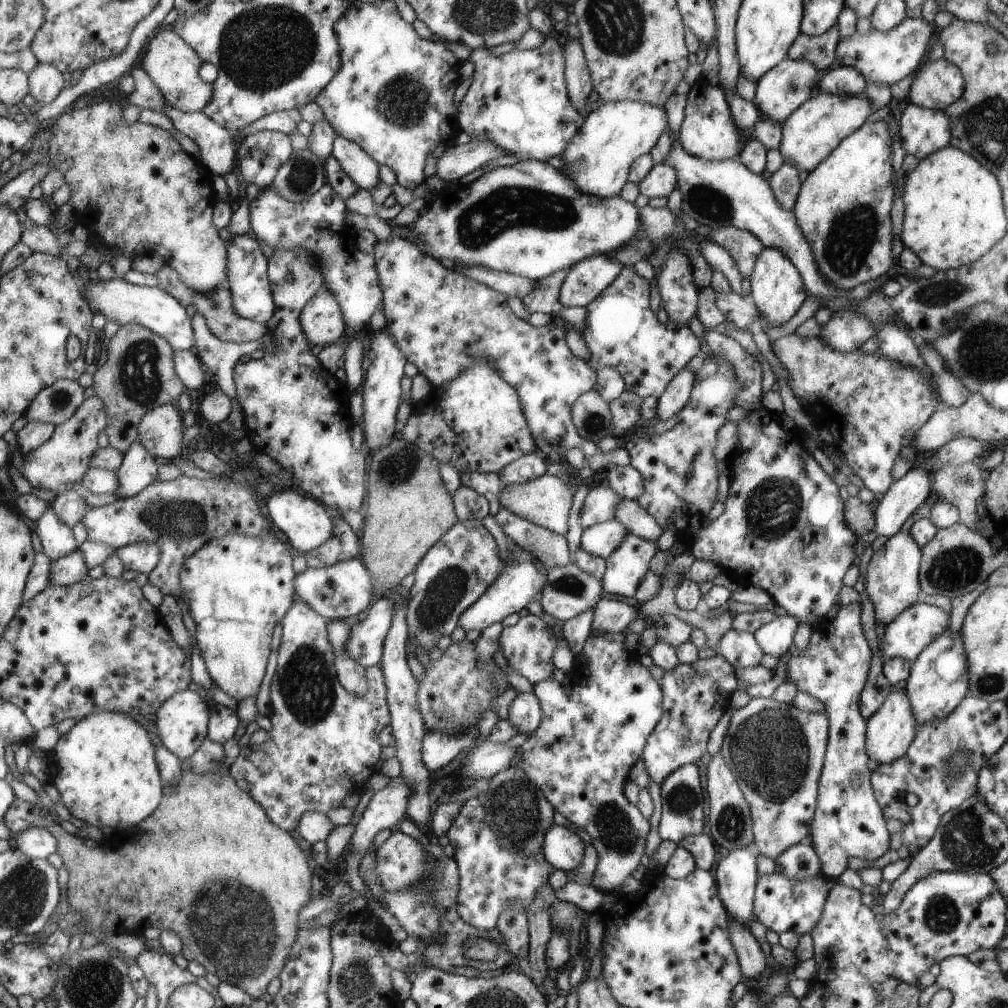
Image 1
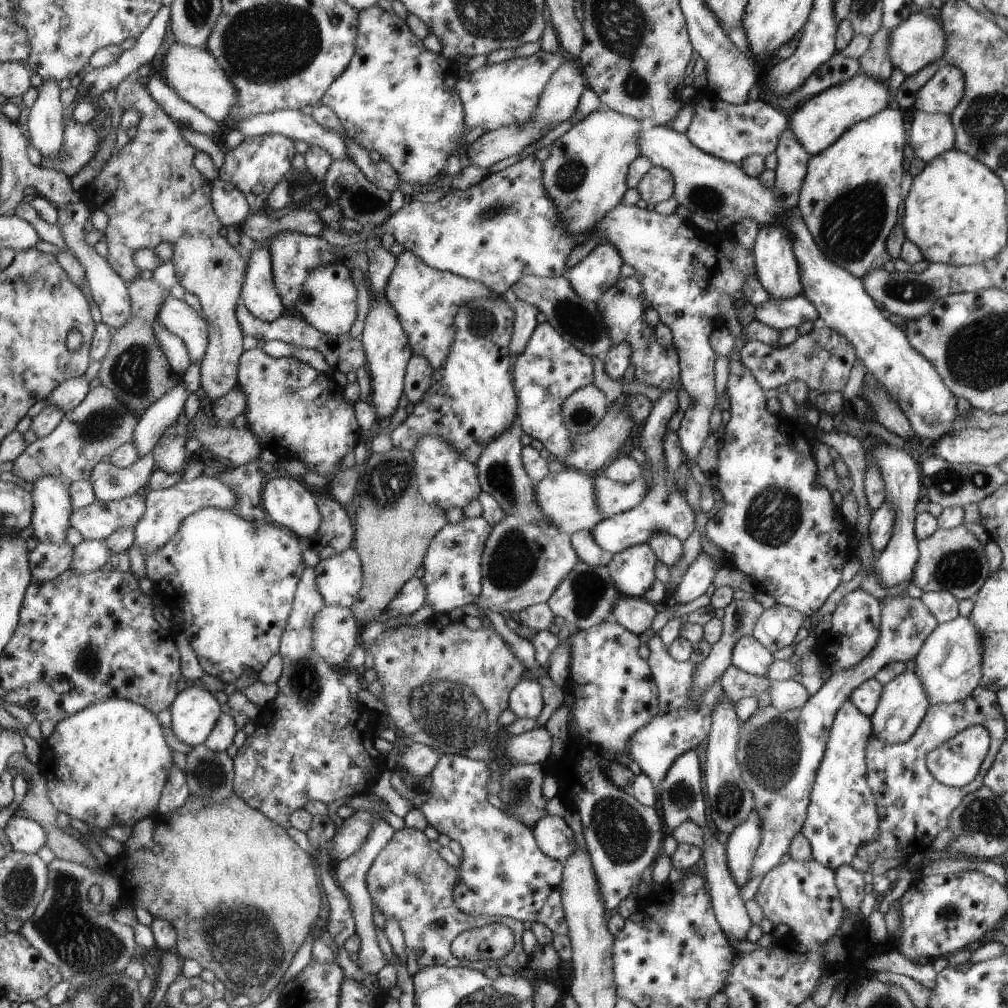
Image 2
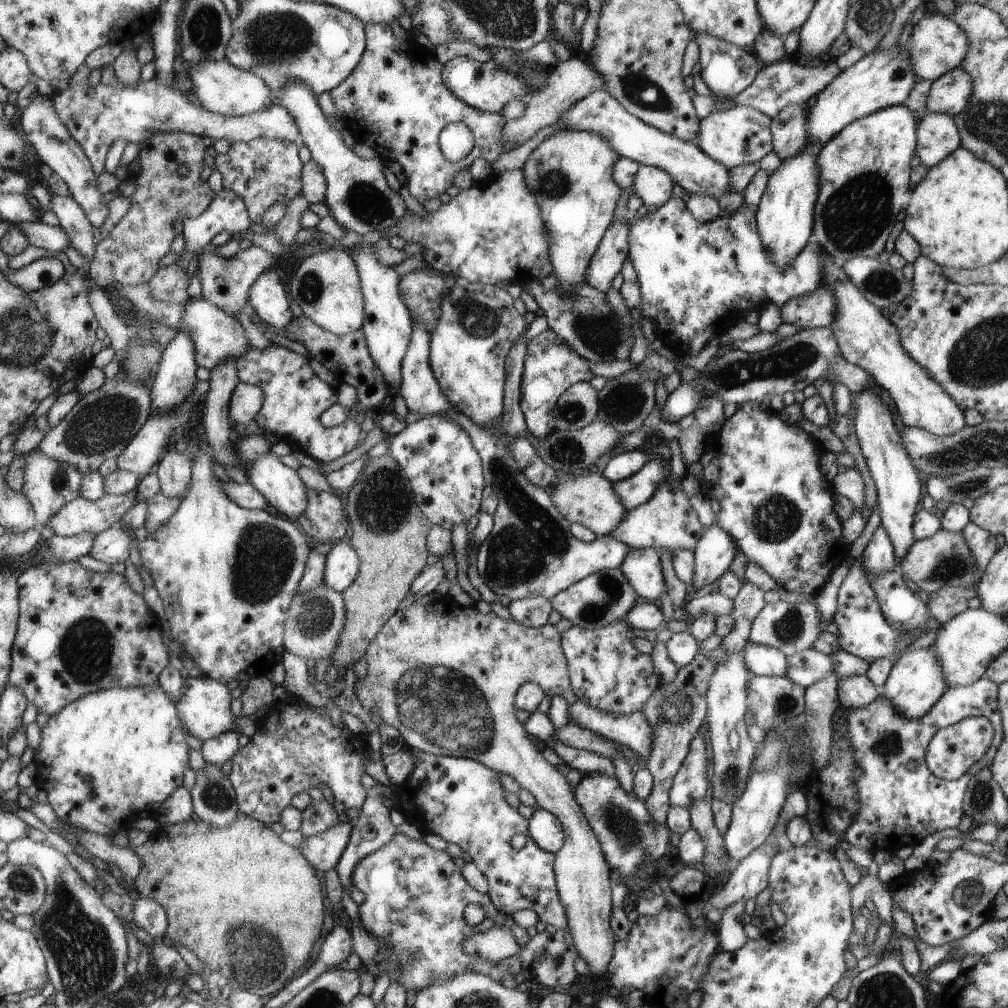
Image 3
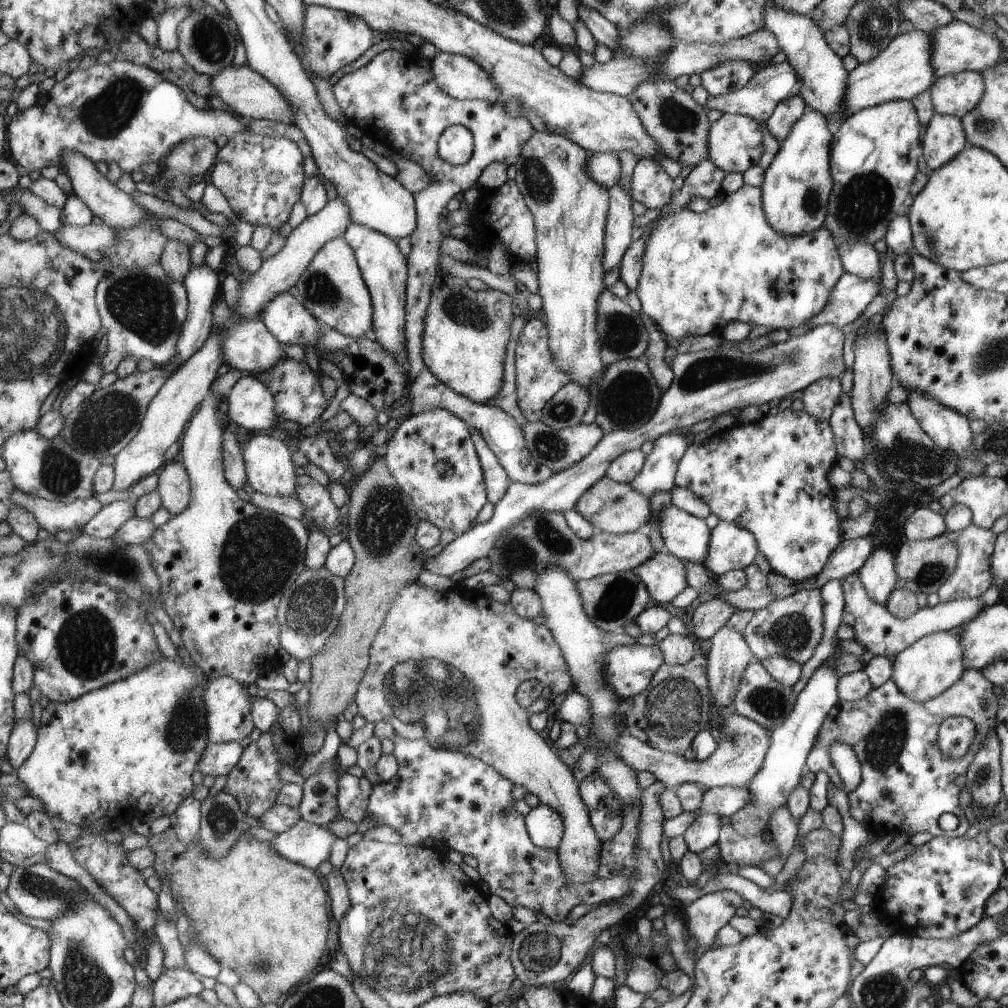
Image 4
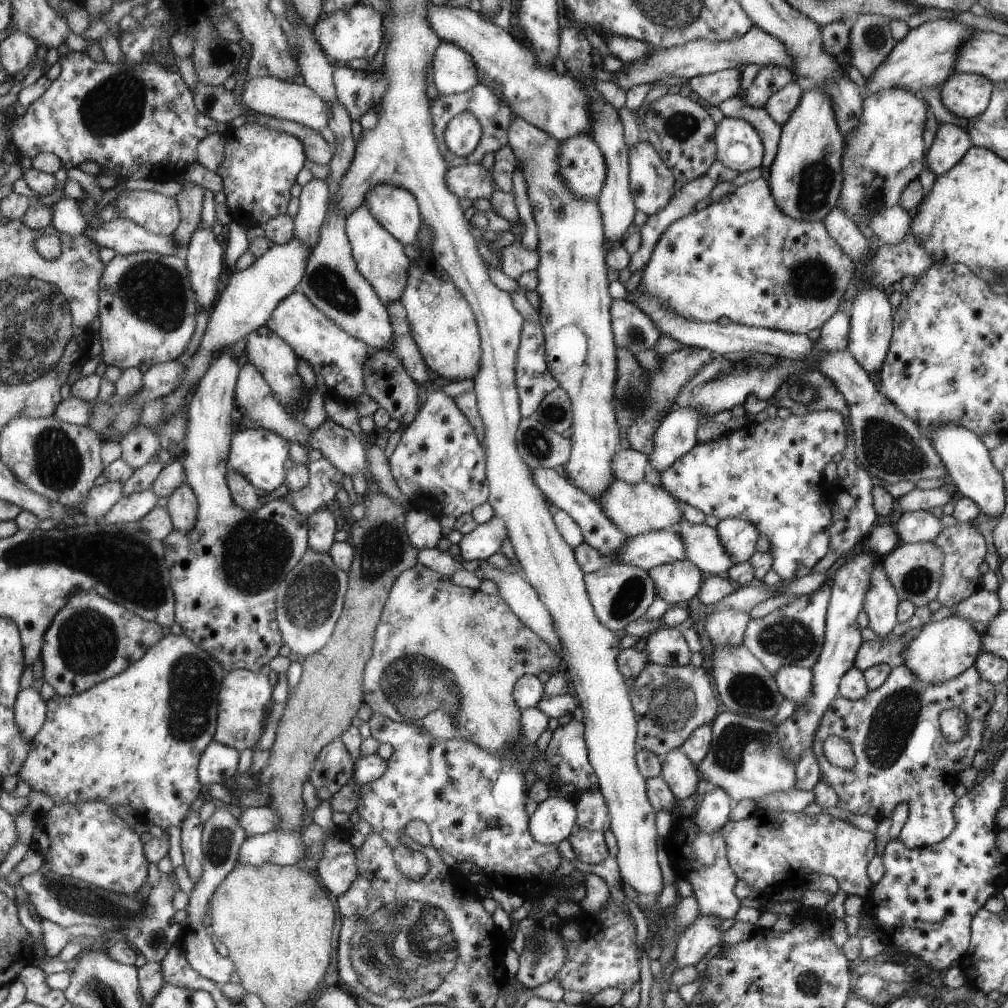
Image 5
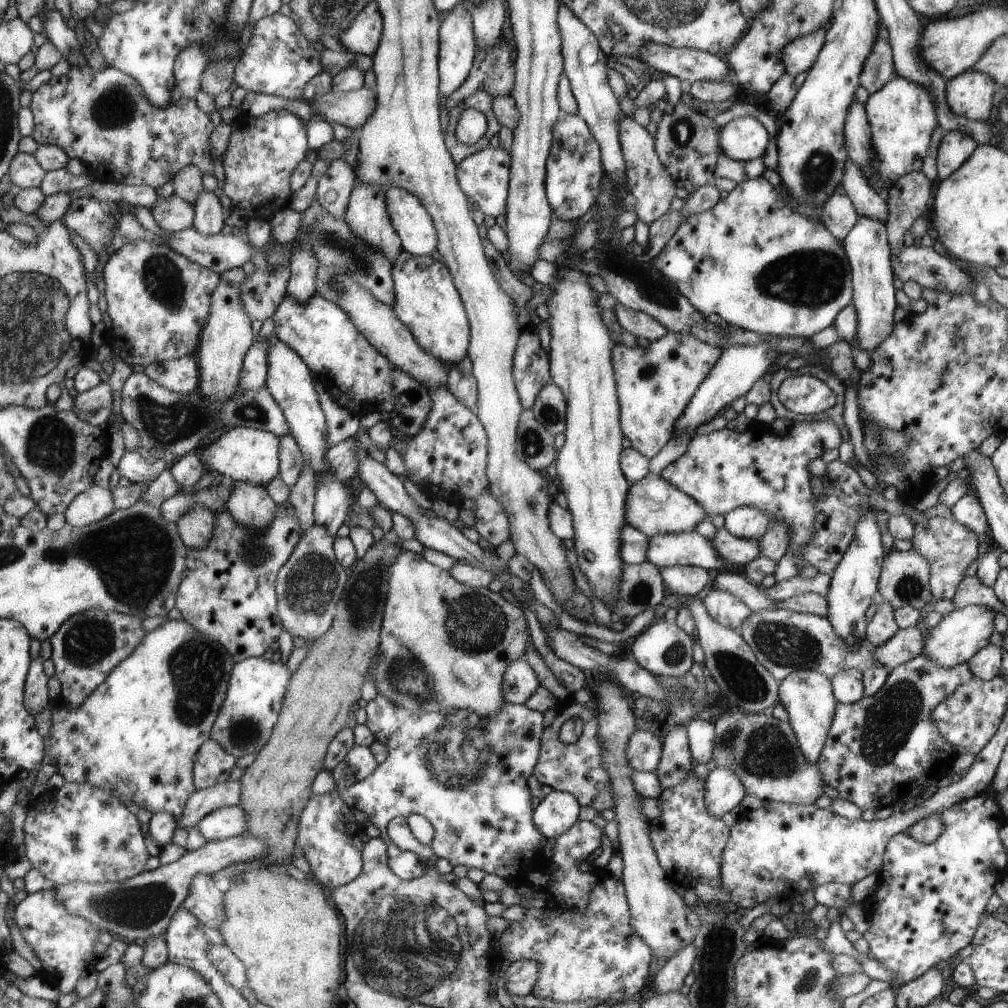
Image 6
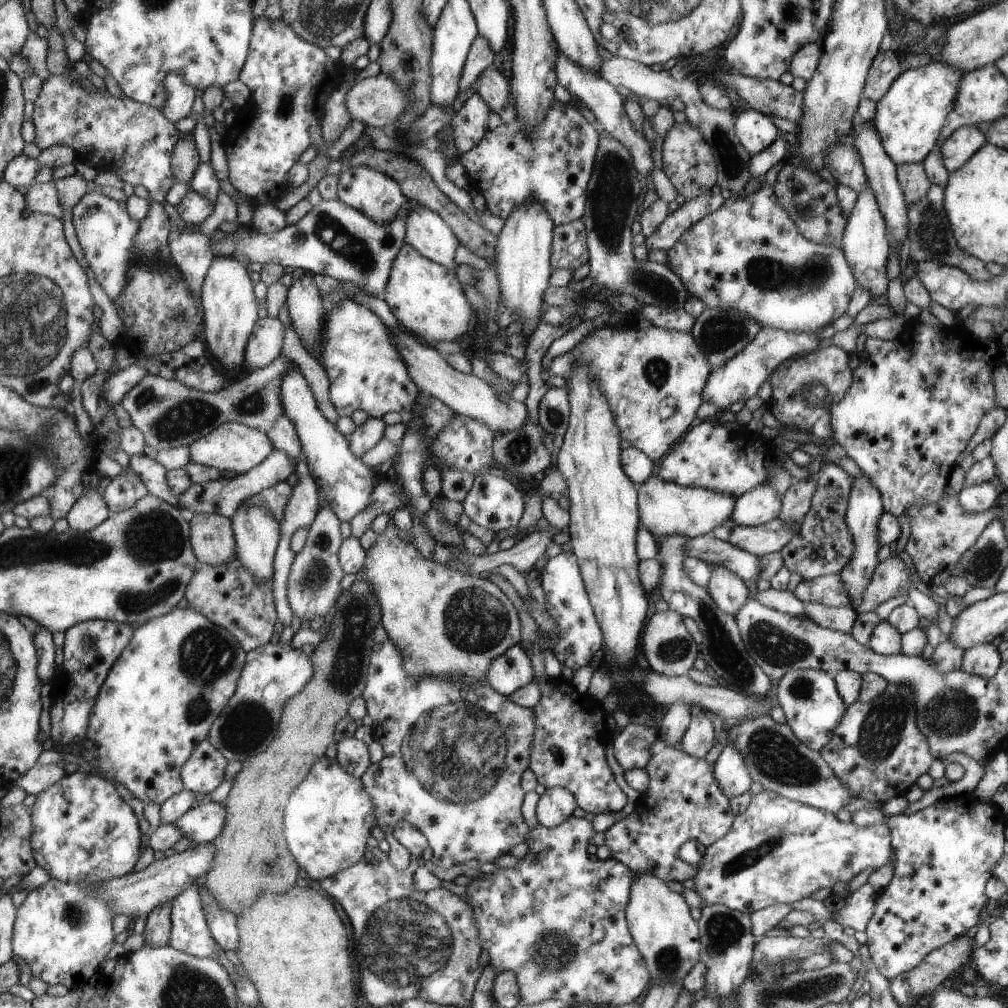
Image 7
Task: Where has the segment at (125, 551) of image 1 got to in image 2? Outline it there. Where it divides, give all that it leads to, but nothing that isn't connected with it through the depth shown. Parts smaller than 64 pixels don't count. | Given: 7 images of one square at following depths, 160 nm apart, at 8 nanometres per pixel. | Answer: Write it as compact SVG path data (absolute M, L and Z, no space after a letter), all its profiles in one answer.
M207 475L199 476L194 480L182 480L167 490L151 491L146 496L147 512L135 527L135 544L139 546L144 558L161 550L161 546L169 544L179 532L185 518L201 508L215 506L215 508L231 509L237 506L239 496L233 492L231 486L221 482L218 477L211 478Z

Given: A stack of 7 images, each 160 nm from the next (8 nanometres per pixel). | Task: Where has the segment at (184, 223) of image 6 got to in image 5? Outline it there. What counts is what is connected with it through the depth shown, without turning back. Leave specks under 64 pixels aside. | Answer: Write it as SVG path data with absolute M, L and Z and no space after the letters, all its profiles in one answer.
M133 190L119 194L112 202L117 206L119 216L129 218L155 234L173 235L182 222L182 211L176 197Z

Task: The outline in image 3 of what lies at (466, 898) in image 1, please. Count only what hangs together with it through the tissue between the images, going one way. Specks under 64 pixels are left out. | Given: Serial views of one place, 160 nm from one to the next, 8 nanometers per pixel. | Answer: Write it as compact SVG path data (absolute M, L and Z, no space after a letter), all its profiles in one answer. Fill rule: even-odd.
M417 748L409 749L409 754L415 764L401 784L392 786L390 795L393 798L393 808L406 822L417 827L421 835L437 835L446 843L453 843L462 852L466 852L471 858L471 863L485 876L488 884L486 896L492 898L492 904L497 910L511 915L517 910L528 909L545 925L550 924L556 929L566 928L568 914L556 890L555 857L535 844L529 837L527 820L507 806L507 802L503 800L499 776L492 769L467 758L423 753ZM518 834L525 837L525 846L515 850L511 847L510 841L512 836Z

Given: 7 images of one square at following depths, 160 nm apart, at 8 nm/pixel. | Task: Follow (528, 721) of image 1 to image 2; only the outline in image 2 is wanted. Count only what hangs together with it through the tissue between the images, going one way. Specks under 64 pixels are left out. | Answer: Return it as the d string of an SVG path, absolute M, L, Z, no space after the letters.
M521 679L508 697L508 710L517 718L536 718L542 708L541 685L535 679Z

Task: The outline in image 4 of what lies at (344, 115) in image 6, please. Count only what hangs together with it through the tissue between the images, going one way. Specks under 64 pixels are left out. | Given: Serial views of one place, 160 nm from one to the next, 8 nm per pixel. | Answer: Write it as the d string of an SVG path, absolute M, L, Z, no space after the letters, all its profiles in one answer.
M246 64L243 66L227 66L223 72L213 77L211 84L219 96L233 108L233 112L243 118L255 118L256 120L268 119L284 123L294 123L295 114L291 102L285 98L285 94L271 80L255 72Z

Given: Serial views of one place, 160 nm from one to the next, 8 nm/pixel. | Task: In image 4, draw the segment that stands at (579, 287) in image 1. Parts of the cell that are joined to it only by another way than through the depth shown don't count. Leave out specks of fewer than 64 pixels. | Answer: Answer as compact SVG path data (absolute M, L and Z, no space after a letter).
M619 180L608 189L608 217L605 224L604 270L620 264L623 254L631 245L634 215L632 199L619 185Z

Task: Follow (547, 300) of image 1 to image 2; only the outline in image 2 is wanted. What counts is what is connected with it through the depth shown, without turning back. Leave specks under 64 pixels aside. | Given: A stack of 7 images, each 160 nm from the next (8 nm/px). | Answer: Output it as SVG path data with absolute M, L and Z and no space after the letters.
M518 299L512 306L516 312L516 320L512 326L511 343L508 345L510 361L515 360L521 354L521 350L525 348L525 344L529 342L535 326L537 326L535 316L538 312L535 306L525 304L525 302Z

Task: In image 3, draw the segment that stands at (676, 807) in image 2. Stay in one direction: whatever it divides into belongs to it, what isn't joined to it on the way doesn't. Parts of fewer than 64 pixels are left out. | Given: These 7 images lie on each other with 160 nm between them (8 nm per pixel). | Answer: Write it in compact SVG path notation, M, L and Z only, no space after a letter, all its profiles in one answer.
M701 733L696 734L690 744L687 755L674 775L668 791L669 805L687 806L693 800L701 800L707 792L705 741Z

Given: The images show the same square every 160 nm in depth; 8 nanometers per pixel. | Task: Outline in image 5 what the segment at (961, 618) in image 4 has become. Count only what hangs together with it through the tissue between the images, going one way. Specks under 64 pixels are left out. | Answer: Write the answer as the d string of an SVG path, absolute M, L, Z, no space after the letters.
M984 590L976 591L968 599L964 599L953 608L952 616L969 618L973 623L989 623L1001 610L999 600L995 592Z

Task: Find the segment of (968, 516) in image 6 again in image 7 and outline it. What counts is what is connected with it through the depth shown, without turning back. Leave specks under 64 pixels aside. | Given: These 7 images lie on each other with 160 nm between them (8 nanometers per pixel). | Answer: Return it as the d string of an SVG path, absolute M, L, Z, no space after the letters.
M989 480L978 485L962 487L956 496L961 508L979 514L999 500L1001 490L995 480Z

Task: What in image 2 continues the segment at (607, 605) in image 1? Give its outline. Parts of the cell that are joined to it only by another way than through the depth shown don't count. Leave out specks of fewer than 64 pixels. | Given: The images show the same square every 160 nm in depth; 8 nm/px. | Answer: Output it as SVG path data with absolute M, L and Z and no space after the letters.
M623 595L613 604L606 620L617 622L628 632L639 635L650 628L655 615L653 603L649 604L644 597L631 598Z

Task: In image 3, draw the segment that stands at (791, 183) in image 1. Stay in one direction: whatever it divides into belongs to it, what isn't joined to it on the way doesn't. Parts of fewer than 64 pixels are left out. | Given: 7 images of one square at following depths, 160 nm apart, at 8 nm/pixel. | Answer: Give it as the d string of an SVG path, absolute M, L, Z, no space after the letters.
M789 104L771 118L772 150L780 160L787 160L805 146L807 105Z

